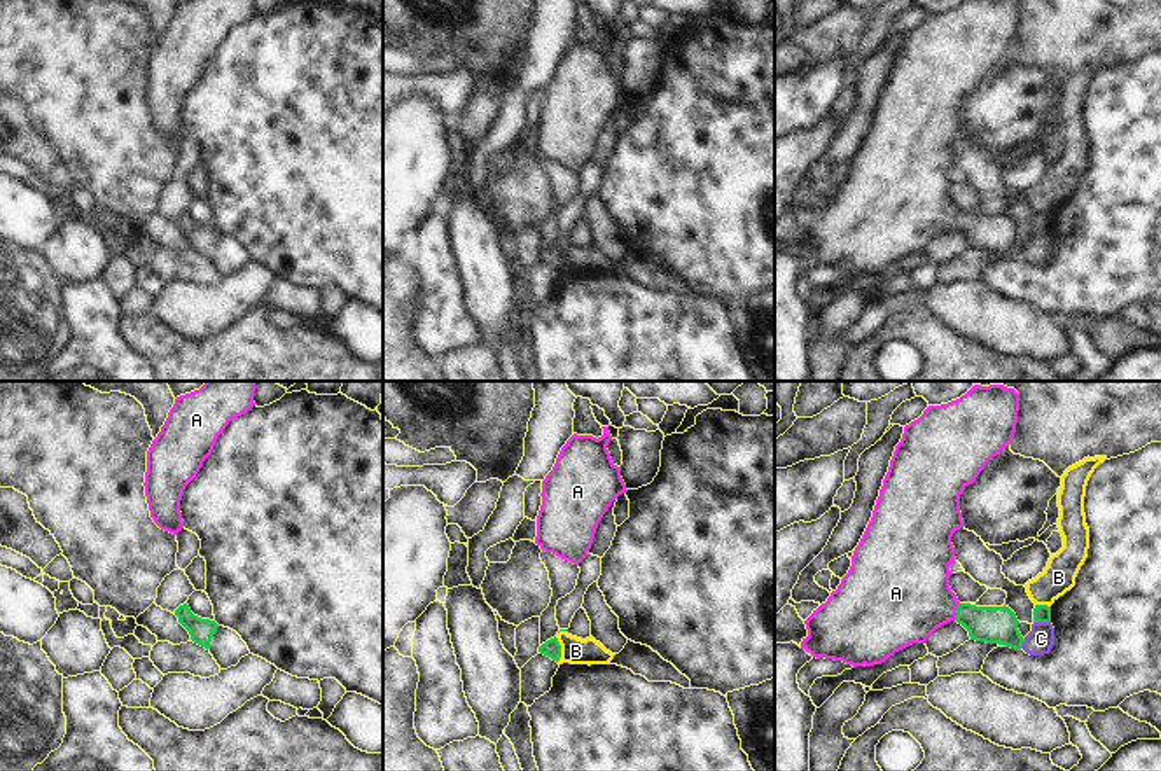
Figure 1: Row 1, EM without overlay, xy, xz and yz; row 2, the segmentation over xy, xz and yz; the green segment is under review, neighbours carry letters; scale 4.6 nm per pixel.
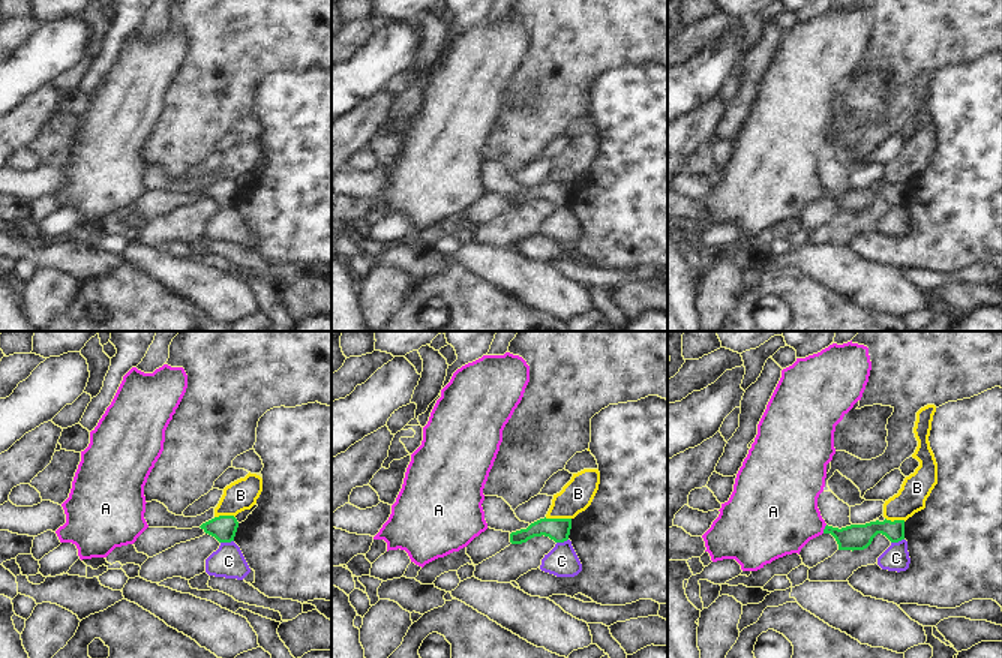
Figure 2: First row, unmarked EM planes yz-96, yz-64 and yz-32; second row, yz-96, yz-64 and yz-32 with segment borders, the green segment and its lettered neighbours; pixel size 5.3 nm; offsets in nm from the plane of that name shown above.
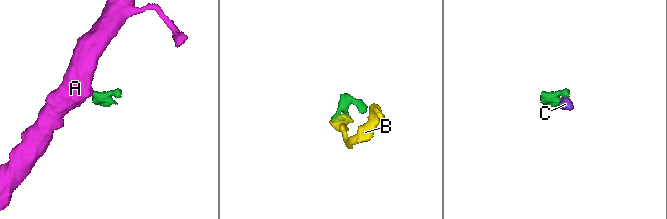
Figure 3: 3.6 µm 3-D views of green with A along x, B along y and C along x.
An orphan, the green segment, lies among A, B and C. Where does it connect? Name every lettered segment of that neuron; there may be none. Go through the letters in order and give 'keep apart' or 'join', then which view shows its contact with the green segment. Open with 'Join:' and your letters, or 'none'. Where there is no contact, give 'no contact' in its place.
Join: A
A: join | yz
B: keep apart | xz
C: keep apart | yz

